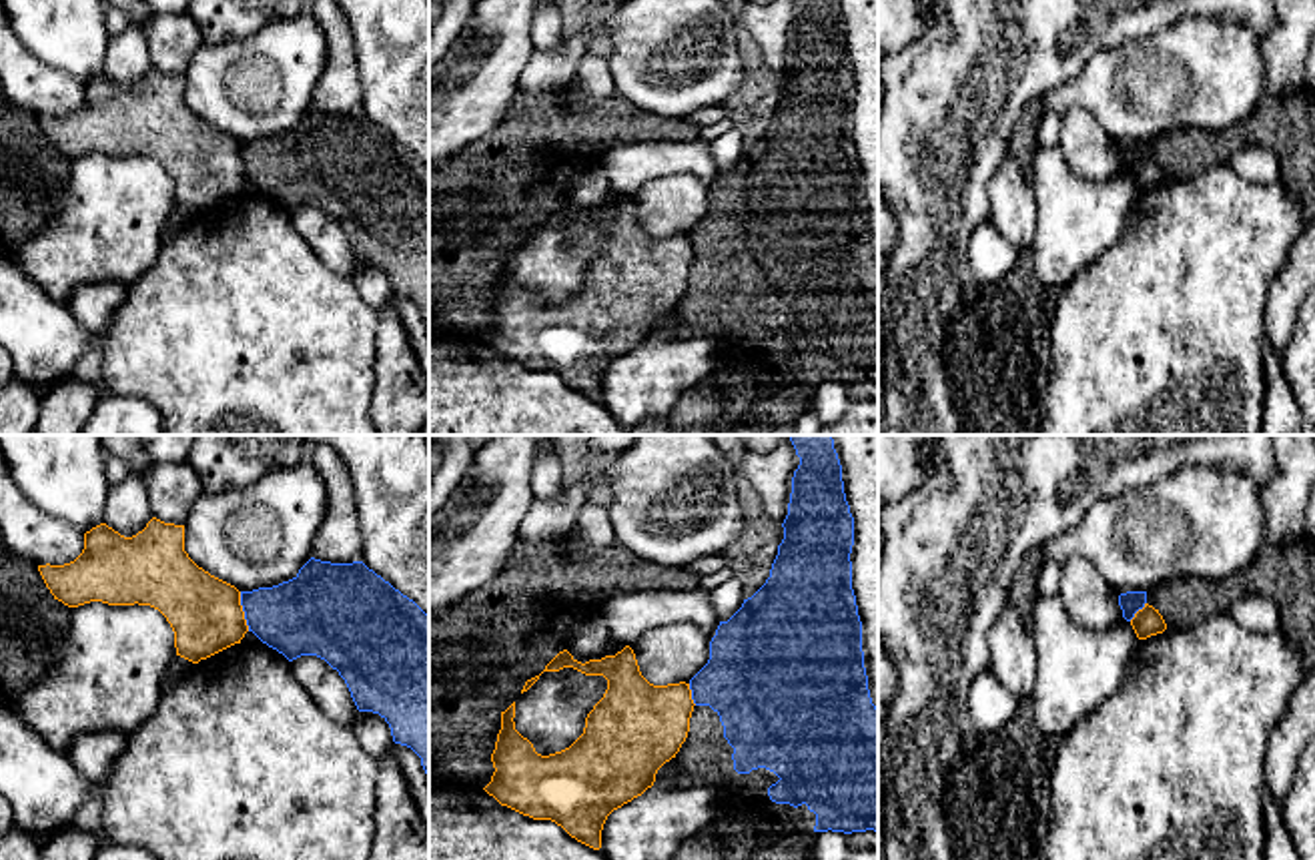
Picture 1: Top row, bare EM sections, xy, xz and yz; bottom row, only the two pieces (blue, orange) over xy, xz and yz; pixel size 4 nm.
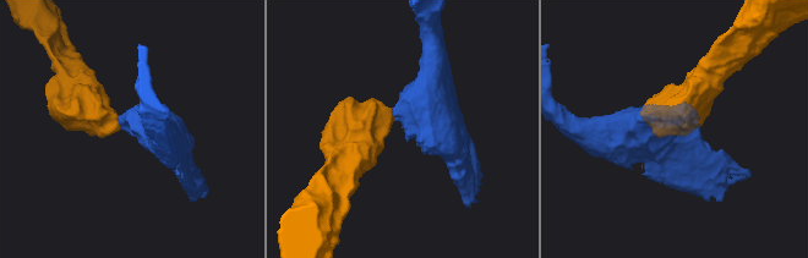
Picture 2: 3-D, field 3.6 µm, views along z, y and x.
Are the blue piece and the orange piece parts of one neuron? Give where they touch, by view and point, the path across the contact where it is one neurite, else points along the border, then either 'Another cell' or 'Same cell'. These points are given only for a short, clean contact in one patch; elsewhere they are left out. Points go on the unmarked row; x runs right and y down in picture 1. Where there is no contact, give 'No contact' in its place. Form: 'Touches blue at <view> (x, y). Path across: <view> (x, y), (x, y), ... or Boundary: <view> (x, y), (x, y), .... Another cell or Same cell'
Touches blue at xy (243, 161). Boundary: xy (239, 143), (239, 155), (249, 181). Another cell

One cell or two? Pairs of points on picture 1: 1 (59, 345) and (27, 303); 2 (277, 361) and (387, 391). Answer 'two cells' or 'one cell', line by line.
1: one cell
2: two cells

